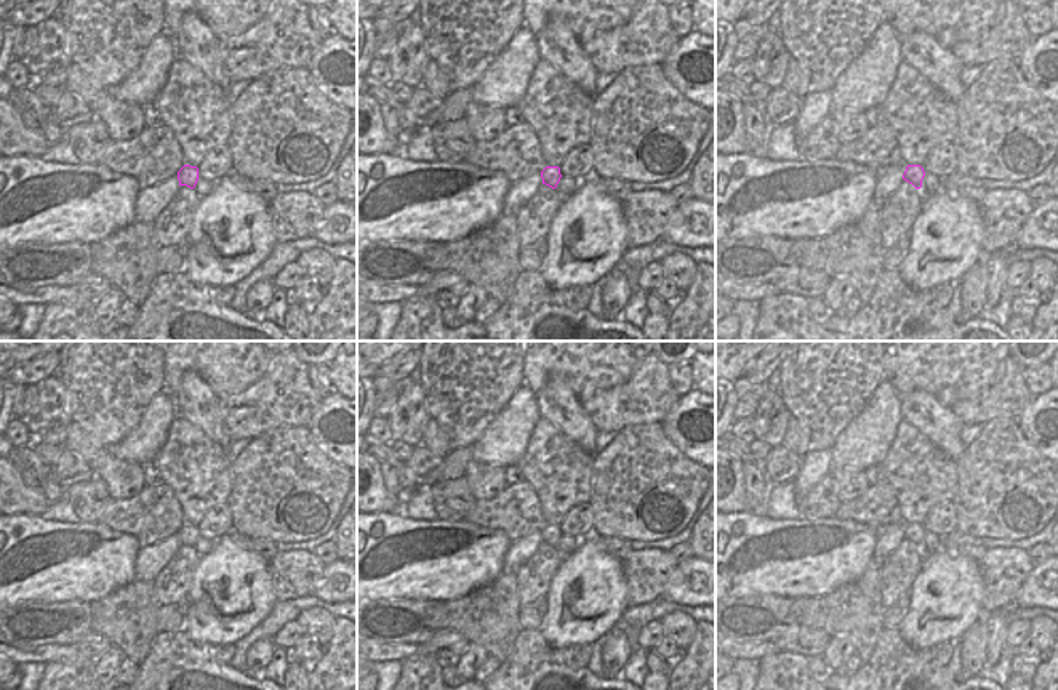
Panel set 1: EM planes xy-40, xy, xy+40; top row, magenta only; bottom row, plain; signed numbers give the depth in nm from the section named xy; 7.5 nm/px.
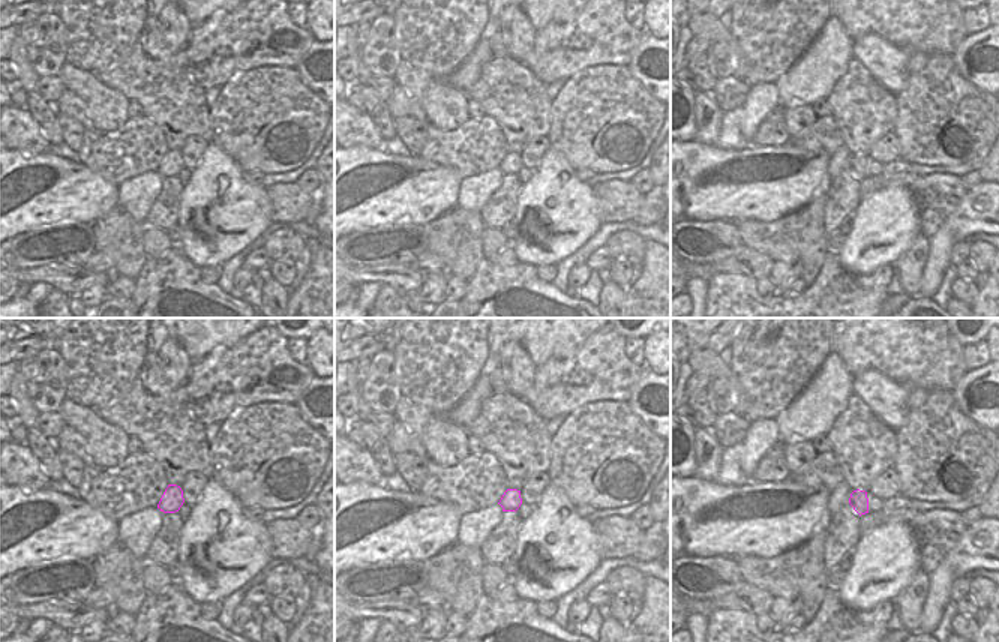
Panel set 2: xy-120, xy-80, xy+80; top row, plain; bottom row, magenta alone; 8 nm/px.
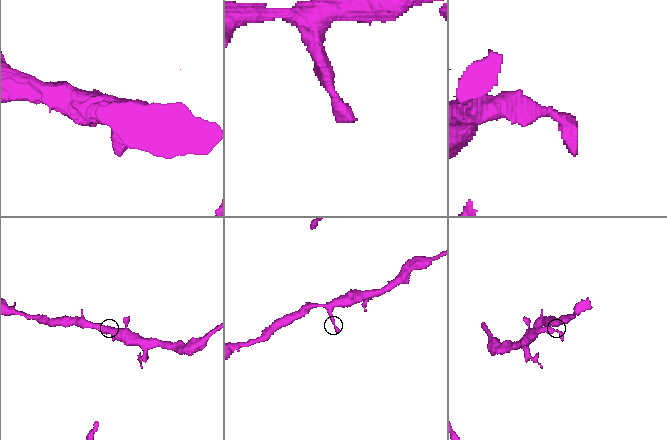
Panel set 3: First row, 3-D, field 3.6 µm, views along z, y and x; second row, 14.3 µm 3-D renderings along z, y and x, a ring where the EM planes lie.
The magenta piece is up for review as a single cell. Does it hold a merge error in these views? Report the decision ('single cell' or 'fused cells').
single cell

